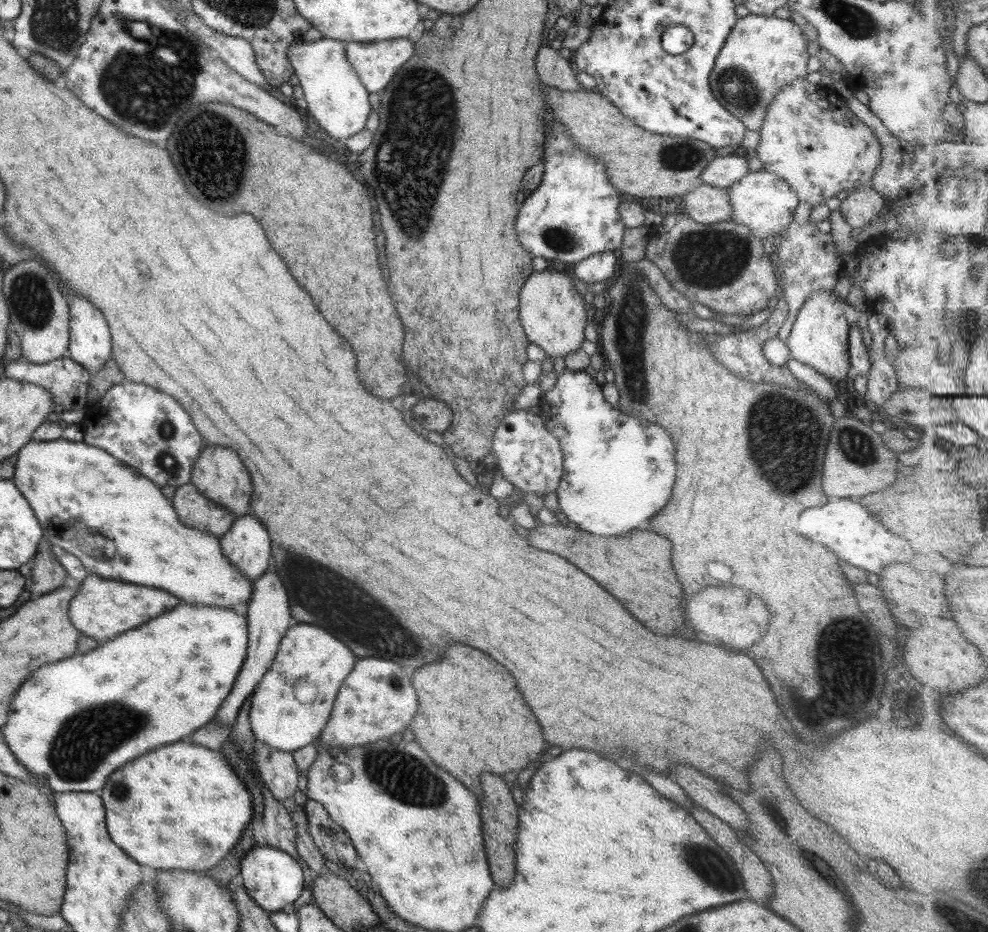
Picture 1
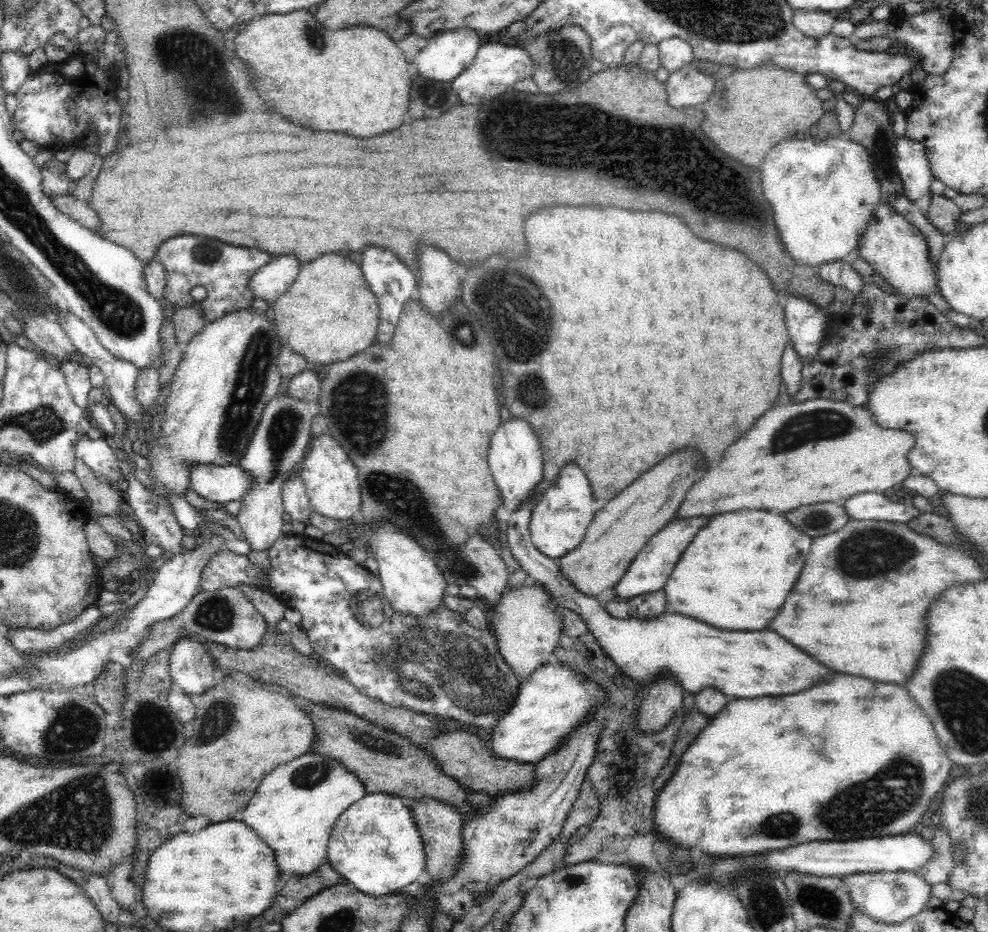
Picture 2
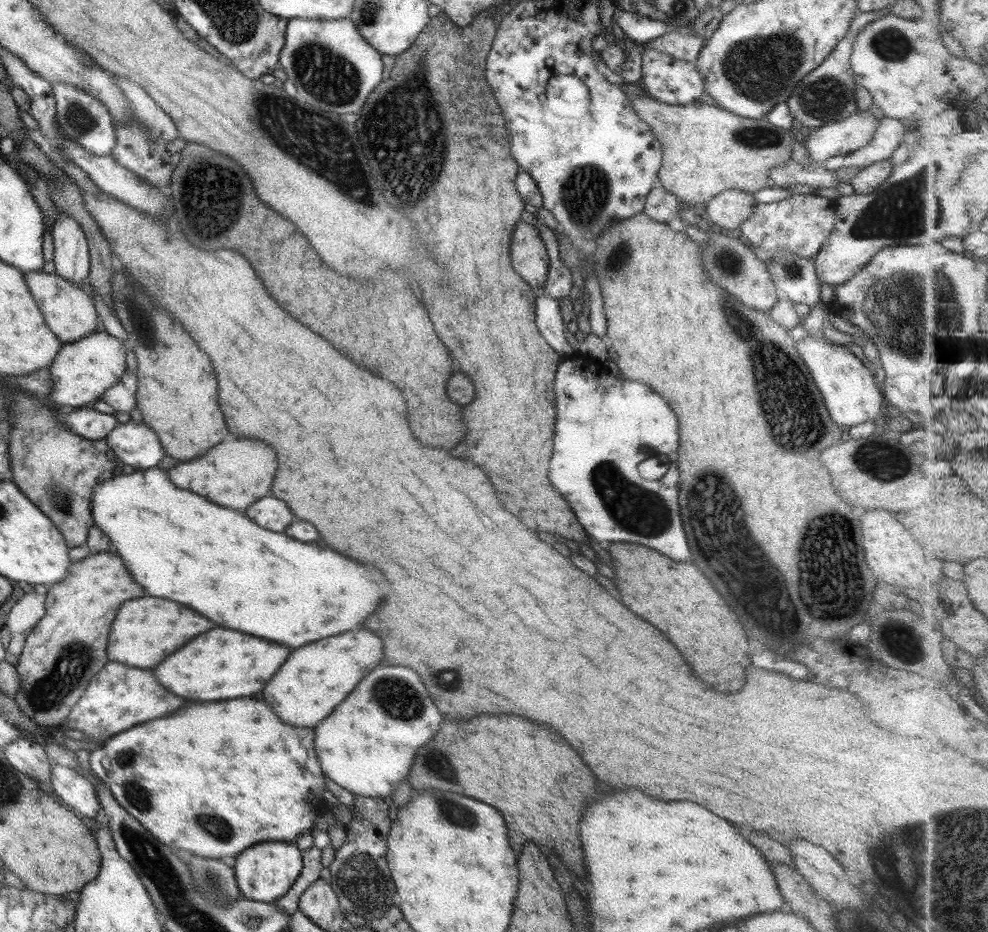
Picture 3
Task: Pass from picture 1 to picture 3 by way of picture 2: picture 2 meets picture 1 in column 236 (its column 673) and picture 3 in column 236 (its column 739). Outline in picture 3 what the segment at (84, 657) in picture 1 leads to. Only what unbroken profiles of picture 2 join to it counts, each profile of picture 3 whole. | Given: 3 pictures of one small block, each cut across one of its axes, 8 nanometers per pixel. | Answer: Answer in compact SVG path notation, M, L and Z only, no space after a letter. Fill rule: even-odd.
M214 628L196 636L190 644L170 654L154 670L158 682L172 694L190 700L230 700L260 692L286 662L290 648L278 646L242 632ZM194 658L194 660L192 660Z

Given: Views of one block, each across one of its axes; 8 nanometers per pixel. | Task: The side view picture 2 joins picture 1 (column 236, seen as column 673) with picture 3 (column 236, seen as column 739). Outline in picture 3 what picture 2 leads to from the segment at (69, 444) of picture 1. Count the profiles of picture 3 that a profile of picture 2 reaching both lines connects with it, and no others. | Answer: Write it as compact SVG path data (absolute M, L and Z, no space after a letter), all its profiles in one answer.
M158 467L141 471L134 471L131 474L116 474L114 477L106 479L104 482L94 487L91 500L91 515L93 524L96 526L112 544L112 551L121 559L121 562L128 568L128 573L134 578L134 581L146 592L146 596L154 596L154 598L168 598L172 602L180 602L190 606L192 610L200 612L206 618L212 618L216 624L224 626L224 628L232 628L232 630L244 630L246 634L264 638L264 640L272 640L278 644L286 644L292 648L304 646L308 642L316 642L320 638L328 638L328 636L336 636L342 634L346 630L358 628L366 618L368 612L372 614L376 610L376 606L382 600L382 586L376 578L376 572L366 570L364 566L352 562L350 558L344 558L342 554L328 550L328 548L320 548L316 544L304 544L304 542L296 542L284 534L272 530L266 530L256 526L252 520L248 520L246 516L238 514L238 511L228 509L228 507L218 506L216 503L210 502L207 498L194 494L189 490L182 490L172 484L166 470Z

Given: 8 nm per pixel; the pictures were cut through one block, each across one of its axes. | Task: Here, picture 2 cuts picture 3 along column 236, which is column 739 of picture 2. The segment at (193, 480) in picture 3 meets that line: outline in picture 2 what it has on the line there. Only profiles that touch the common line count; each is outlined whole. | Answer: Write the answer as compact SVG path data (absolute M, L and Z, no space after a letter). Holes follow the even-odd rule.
M819 398L776 406L726 450L716 468L690 488L676 518L772 508L788 512L808 502L834 502L862 492L884 492L914 473L906 458L912 446L914 434L880 428L876 421L872 424L872 413L864 405ZM832 426L840 426L840 438L818 438Z

